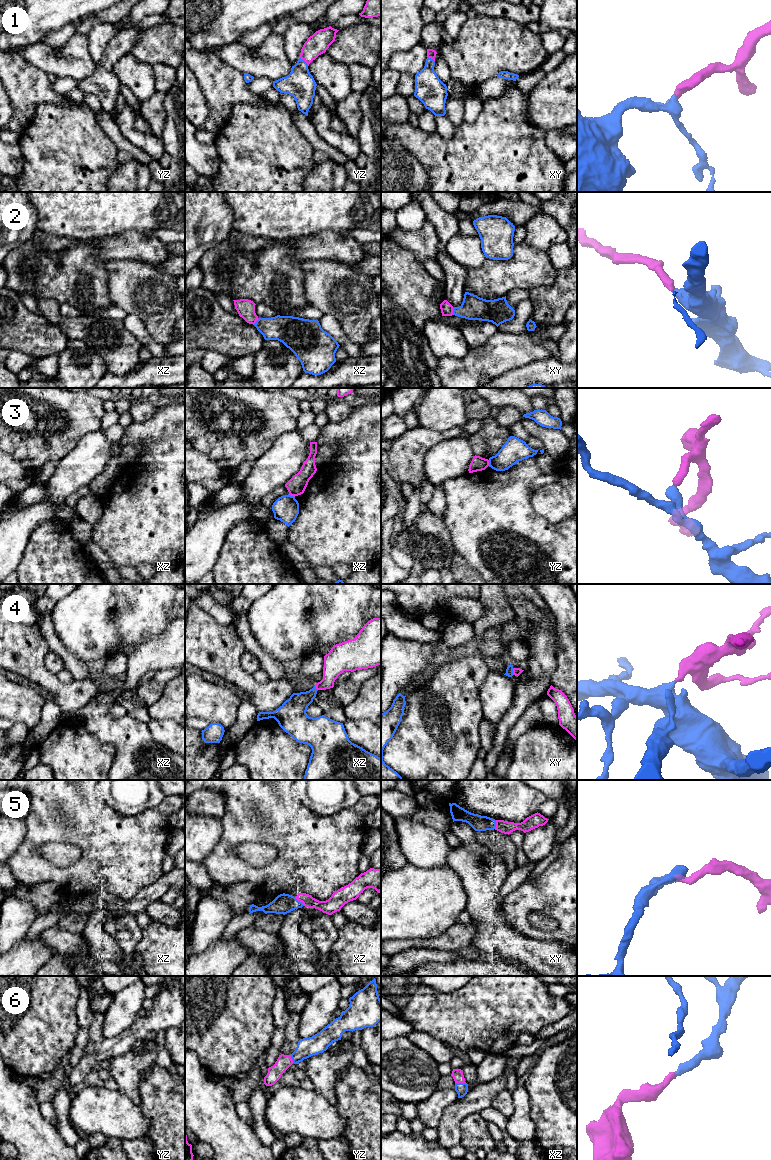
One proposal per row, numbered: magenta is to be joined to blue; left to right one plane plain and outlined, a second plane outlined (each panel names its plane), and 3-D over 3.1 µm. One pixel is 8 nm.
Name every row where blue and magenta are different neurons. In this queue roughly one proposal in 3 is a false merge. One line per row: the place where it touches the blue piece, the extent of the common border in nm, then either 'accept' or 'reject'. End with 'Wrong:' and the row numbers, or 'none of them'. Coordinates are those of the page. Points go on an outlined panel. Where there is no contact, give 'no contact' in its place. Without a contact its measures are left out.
1: contact yz (304, 61); length 100 nm; accept
2: contact xy (453, 311); length 70 nm; accept
3: contact xz (290, 495); length 60 nm; reject
4: contact xy (512, 671); length 60 nm; accept
5: contact xz (299, 901); length 110 nm; accept
6: contact xz (460, 1083); length 90 nm; accept
Wrong: 3

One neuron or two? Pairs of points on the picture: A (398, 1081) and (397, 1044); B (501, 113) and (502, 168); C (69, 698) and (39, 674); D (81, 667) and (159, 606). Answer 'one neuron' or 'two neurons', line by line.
A: one neuron
B: one neuron
C: one neuron
D: two neurons

